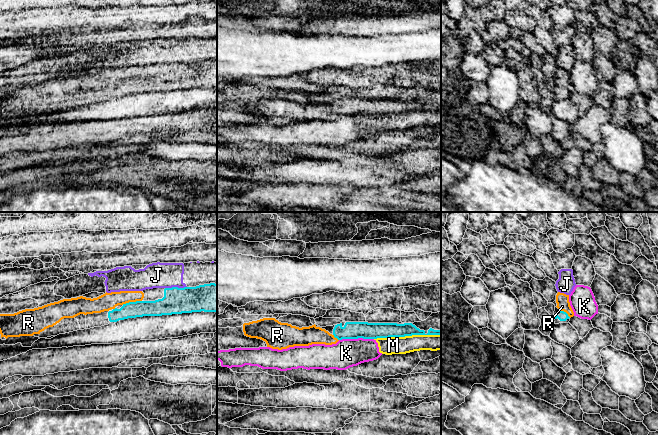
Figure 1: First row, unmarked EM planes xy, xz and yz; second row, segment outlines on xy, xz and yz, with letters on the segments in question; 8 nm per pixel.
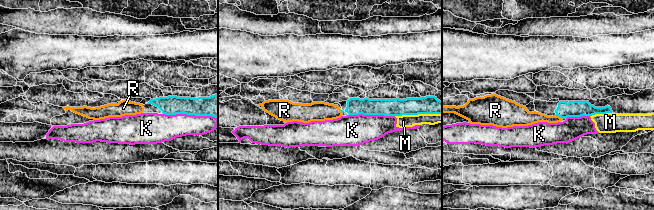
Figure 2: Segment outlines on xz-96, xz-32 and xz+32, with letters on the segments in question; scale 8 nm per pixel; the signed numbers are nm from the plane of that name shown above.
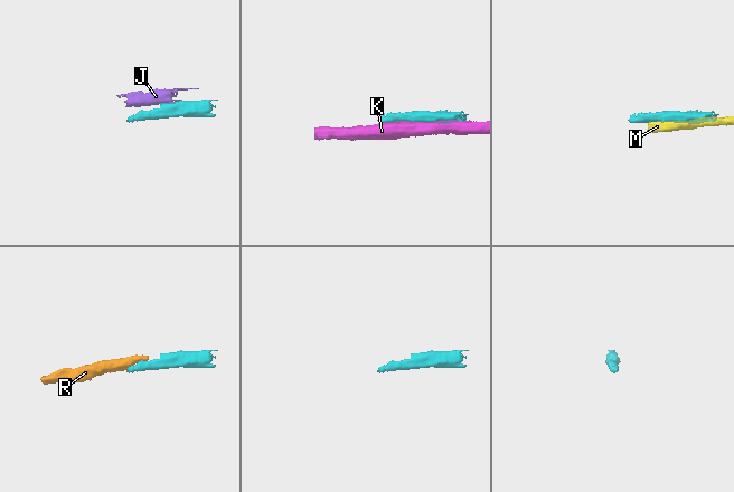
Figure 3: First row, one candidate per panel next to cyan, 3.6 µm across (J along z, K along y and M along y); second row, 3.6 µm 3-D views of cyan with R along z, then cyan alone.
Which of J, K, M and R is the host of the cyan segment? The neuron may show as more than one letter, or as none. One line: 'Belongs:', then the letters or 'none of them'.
Belongs: R

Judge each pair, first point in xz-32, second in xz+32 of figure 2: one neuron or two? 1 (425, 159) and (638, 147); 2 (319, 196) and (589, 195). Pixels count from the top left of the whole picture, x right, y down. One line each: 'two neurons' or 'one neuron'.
1: two neurons
2: two neurons

